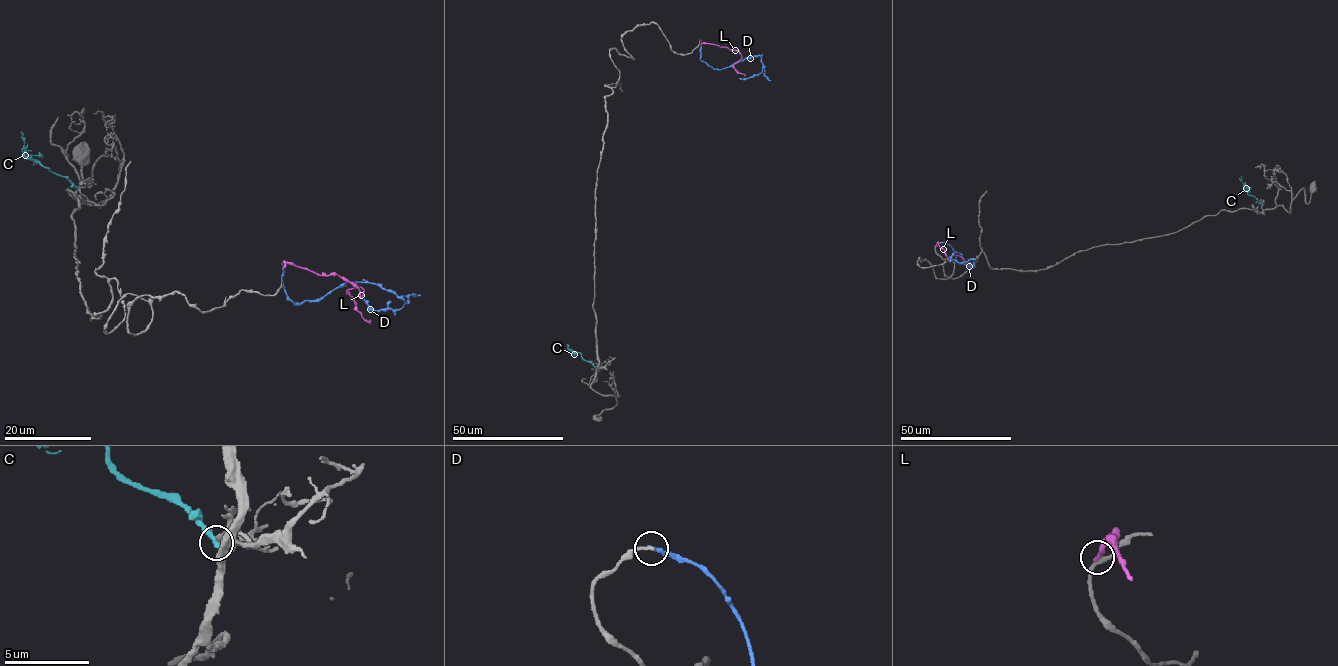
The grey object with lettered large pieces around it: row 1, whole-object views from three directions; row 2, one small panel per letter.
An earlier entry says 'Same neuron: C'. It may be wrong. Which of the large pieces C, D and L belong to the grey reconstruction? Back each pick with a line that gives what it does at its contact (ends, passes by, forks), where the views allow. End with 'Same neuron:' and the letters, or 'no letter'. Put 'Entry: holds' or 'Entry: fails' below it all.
Same neuron: no letter
Entry: fails

